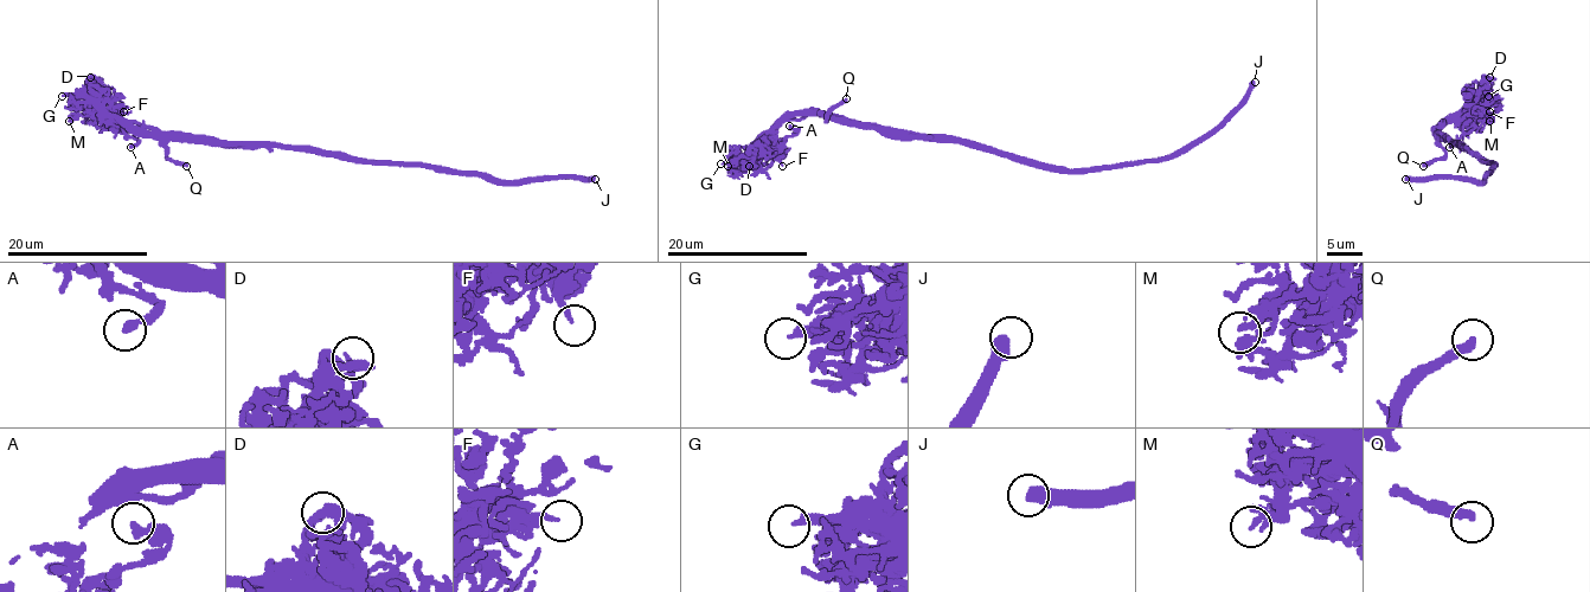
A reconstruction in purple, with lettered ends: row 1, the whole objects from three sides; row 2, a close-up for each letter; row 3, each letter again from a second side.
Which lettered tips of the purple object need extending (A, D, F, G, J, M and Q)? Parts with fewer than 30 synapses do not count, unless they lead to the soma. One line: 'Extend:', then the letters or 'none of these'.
Extend: Q

